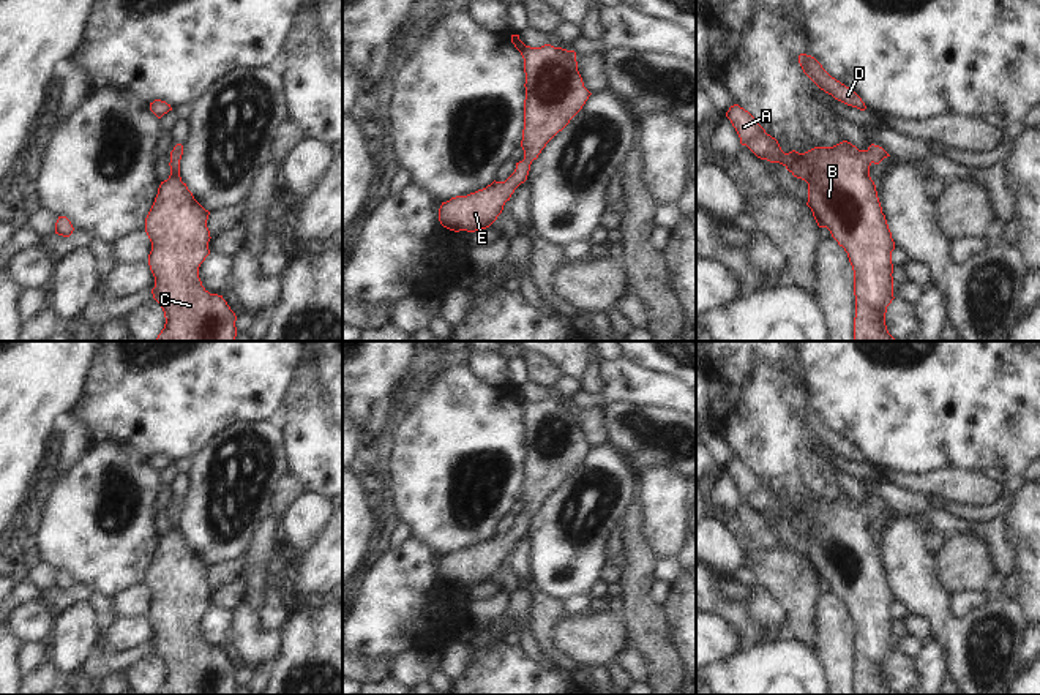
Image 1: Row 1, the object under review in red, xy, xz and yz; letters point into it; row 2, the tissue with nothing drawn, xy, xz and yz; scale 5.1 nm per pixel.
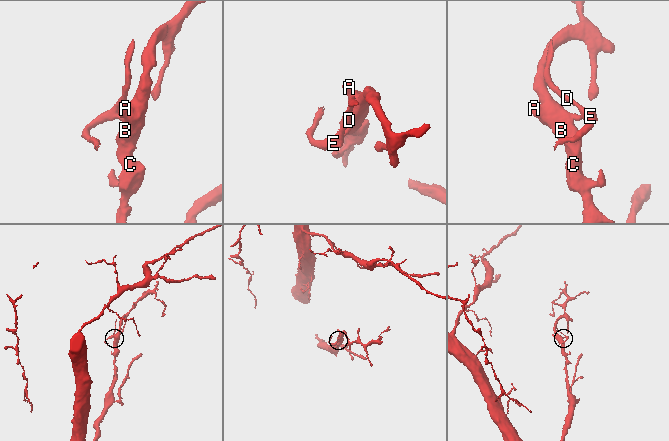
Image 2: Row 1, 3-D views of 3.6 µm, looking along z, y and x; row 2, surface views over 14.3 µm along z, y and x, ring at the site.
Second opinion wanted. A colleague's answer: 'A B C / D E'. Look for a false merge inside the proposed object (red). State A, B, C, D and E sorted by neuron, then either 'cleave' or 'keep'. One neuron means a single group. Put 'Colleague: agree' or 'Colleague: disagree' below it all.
A B C D E | keep
Colleague: disagree

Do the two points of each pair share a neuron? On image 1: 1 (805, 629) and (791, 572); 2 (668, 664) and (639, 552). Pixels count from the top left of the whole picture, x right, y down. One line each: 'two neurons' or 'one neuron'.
1: one neuron
2: one neuron

